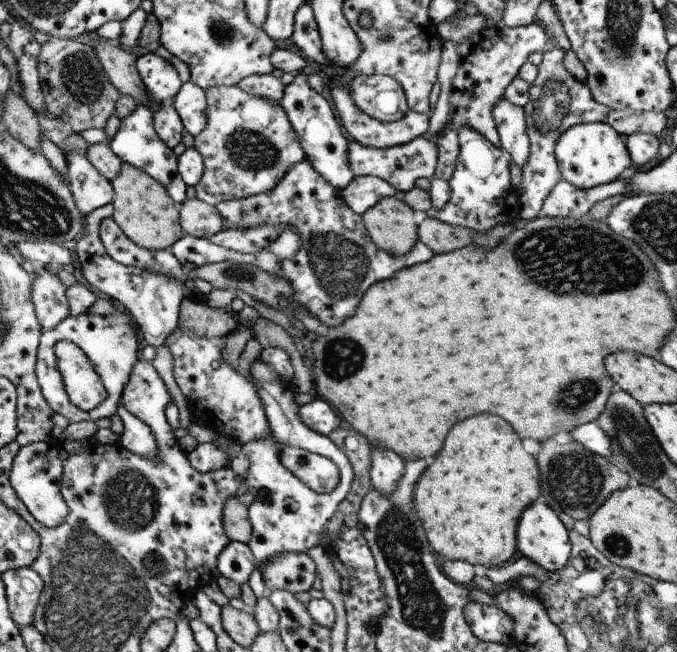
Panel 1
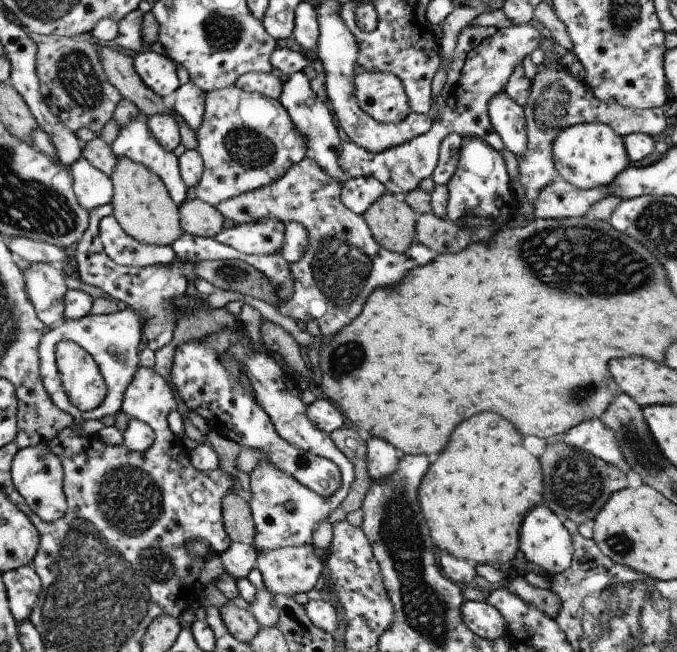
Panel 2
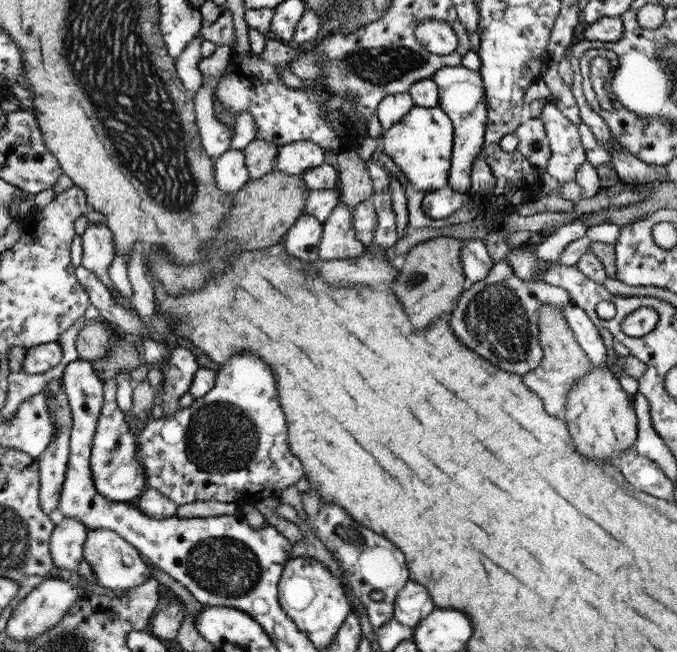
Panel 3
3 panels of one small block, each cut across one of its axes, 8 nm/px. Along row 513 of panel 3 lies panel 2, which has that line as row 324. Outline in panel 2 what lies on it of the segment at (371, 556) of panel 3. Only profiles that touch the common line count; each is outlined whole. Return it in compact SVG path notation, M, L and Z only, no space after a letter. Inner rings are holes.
M309 156L304 157L298 165L288 170L278 181L272 185L263 186L258 190L239 194L218 205L218 209L224 214L224 218L232 220L235 224L248 224L254 221L265 220L266 218L276 218L280 222L300 222L306 232L308 232L308 246L306 254L296 263L290 263L290 274L294 278L294 292L289 301L285 301L278 306L280 314L301 322L316 322L321 330L320 341L330 342L334 334L344 330L354 318L358 318L364 304L368 302L368 296L379 288L390 288L394 284L400 284L402 278L417 266L424 266L438 258L438 253L434 253L424 244L418 241L412 242L405 252L392 252L382 248L372 236L369 226L366 224L363 215L354 214L340 202L342 184L328 176L316 160Z

